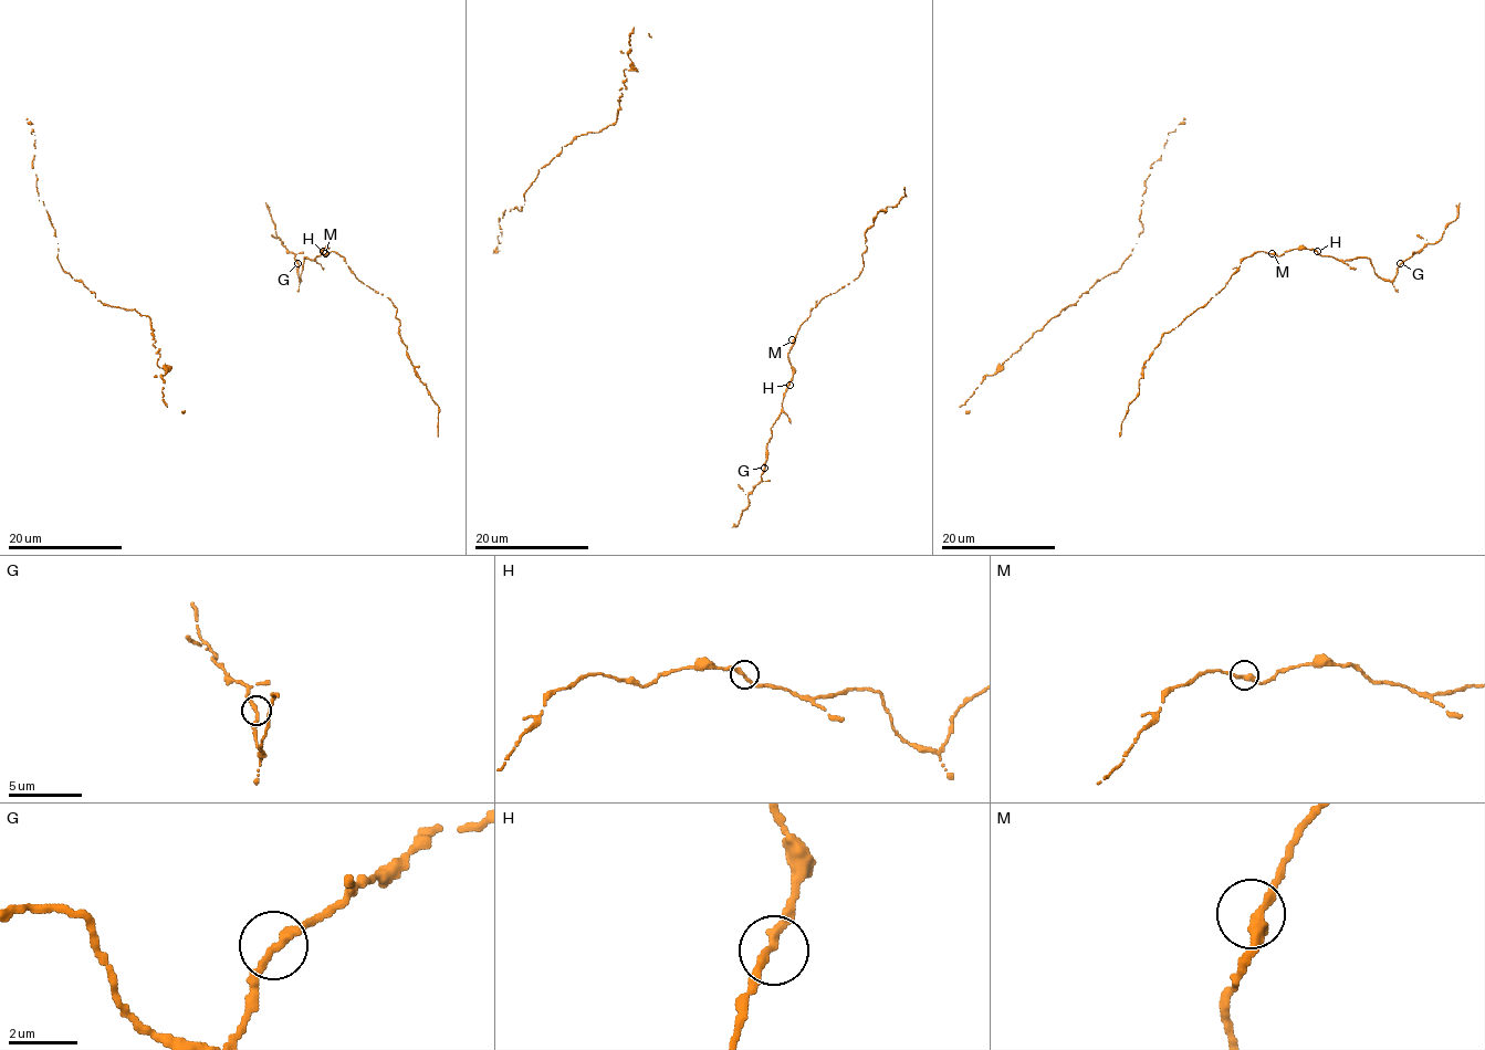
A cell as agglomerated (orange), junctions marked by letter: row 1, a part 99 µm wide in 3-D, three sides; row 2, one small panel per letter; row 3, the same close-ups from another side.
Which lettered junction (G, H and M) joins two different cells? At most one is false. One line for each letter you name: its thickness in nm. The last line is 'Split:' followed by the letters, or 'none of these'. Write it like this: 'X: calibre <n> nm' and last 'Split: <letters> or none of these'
Split: none of these

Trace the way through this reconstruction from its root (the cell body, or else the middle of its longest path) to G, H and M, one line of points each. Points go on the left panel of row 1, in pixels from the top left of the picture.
G: (356, 277), (344, 256), (334, 251), (325, 255), (325, 247), (315, 260), (304, 256), (300, 280), (299, 263)
H: (356, 277), (344, 256), (334, 251), (325, 255), (321, 251), (325, 247), (323, 251)
M: (356, 277), (344, 256), (334, 251), (325, 253)

